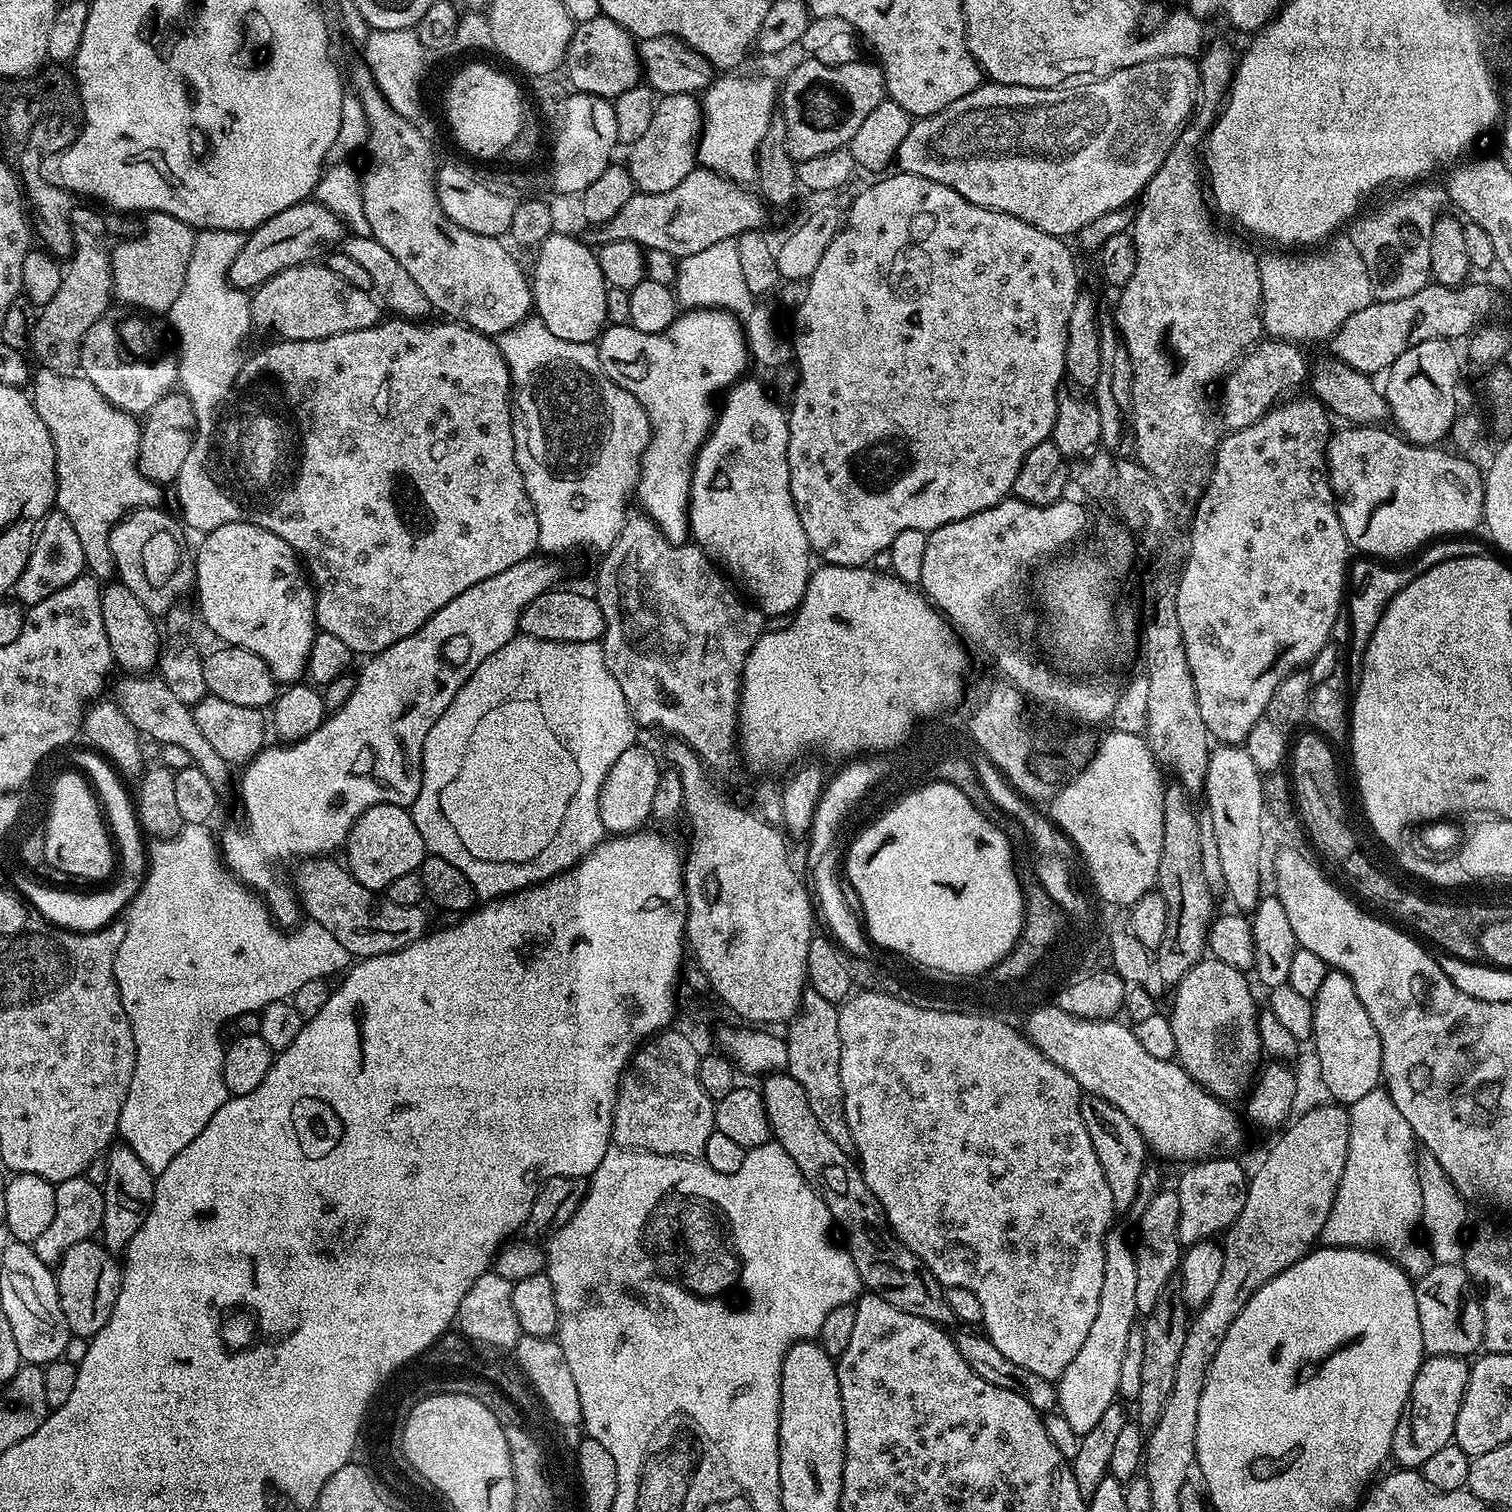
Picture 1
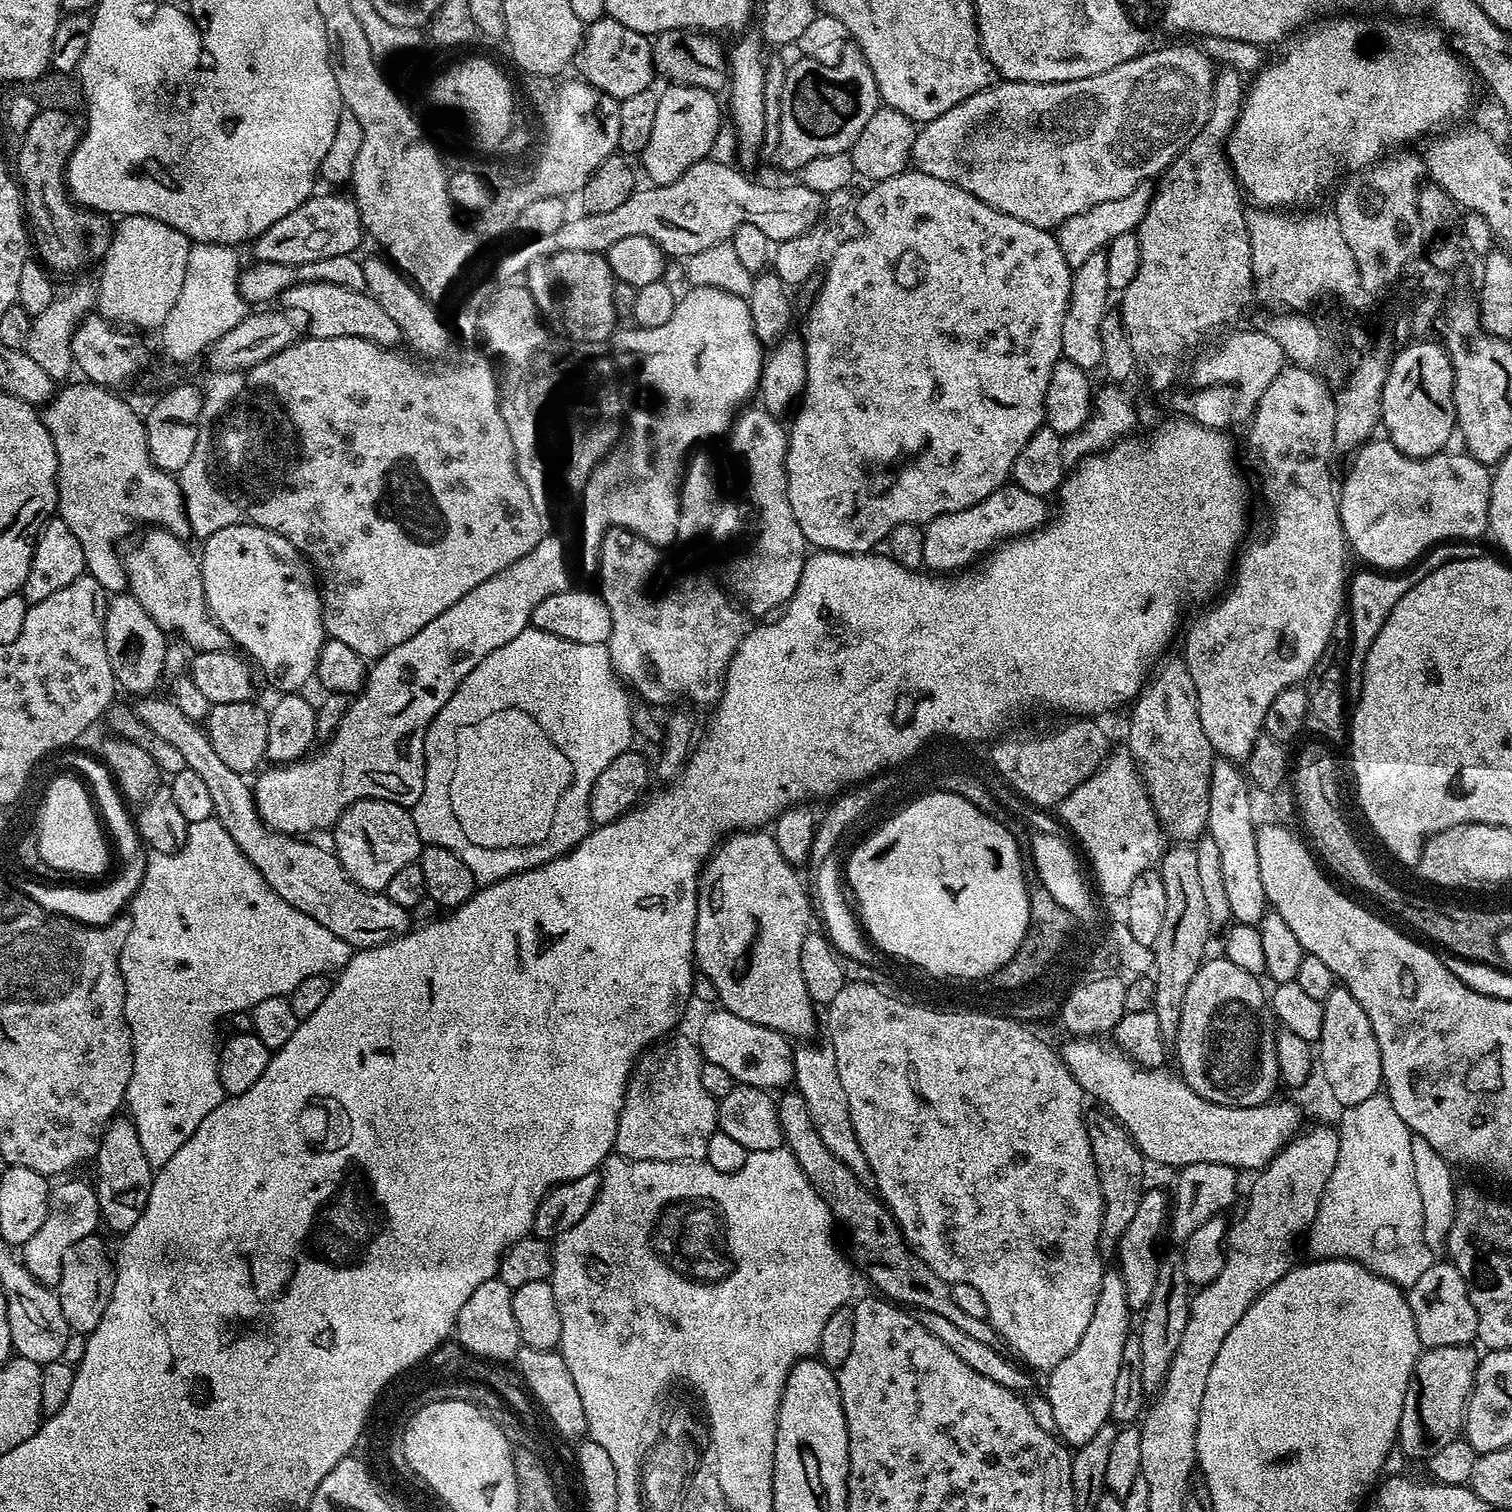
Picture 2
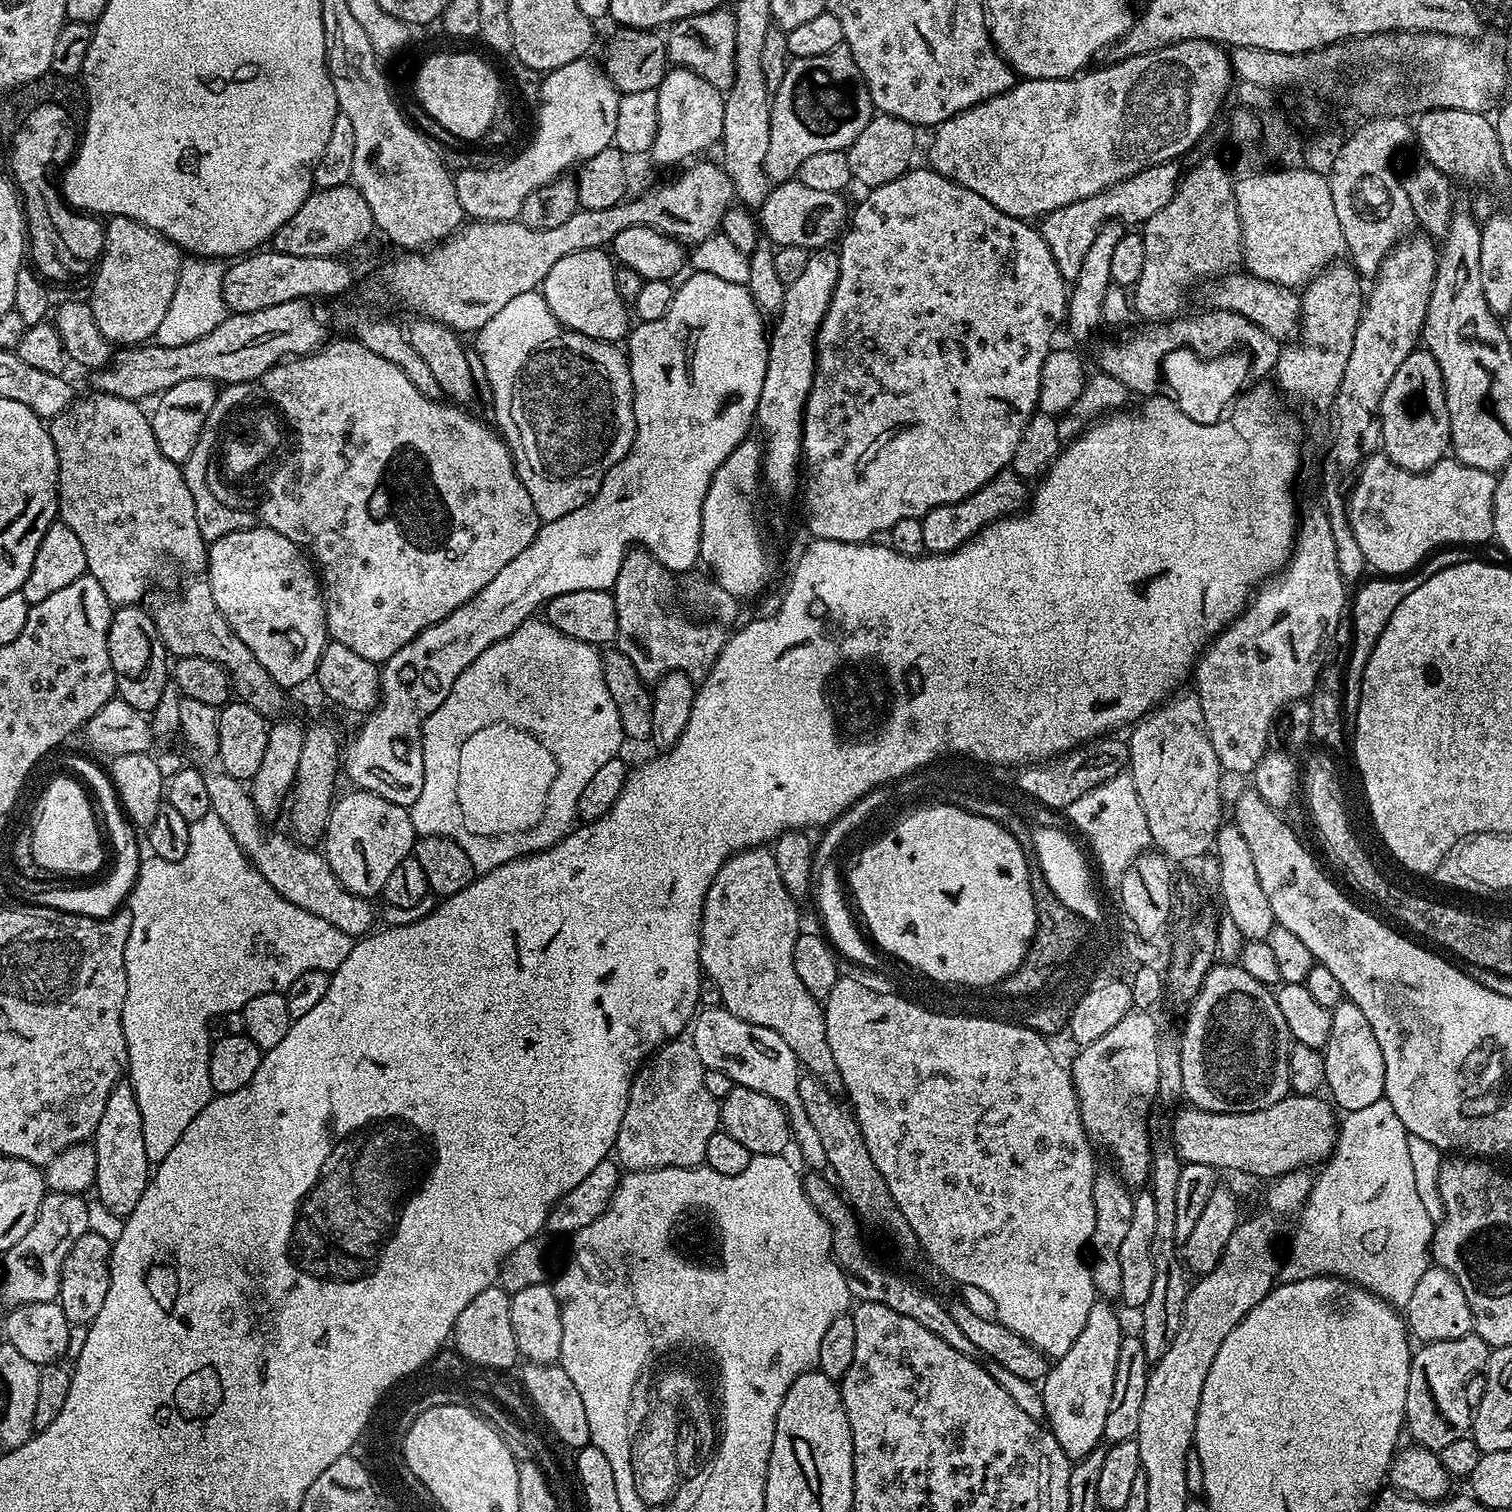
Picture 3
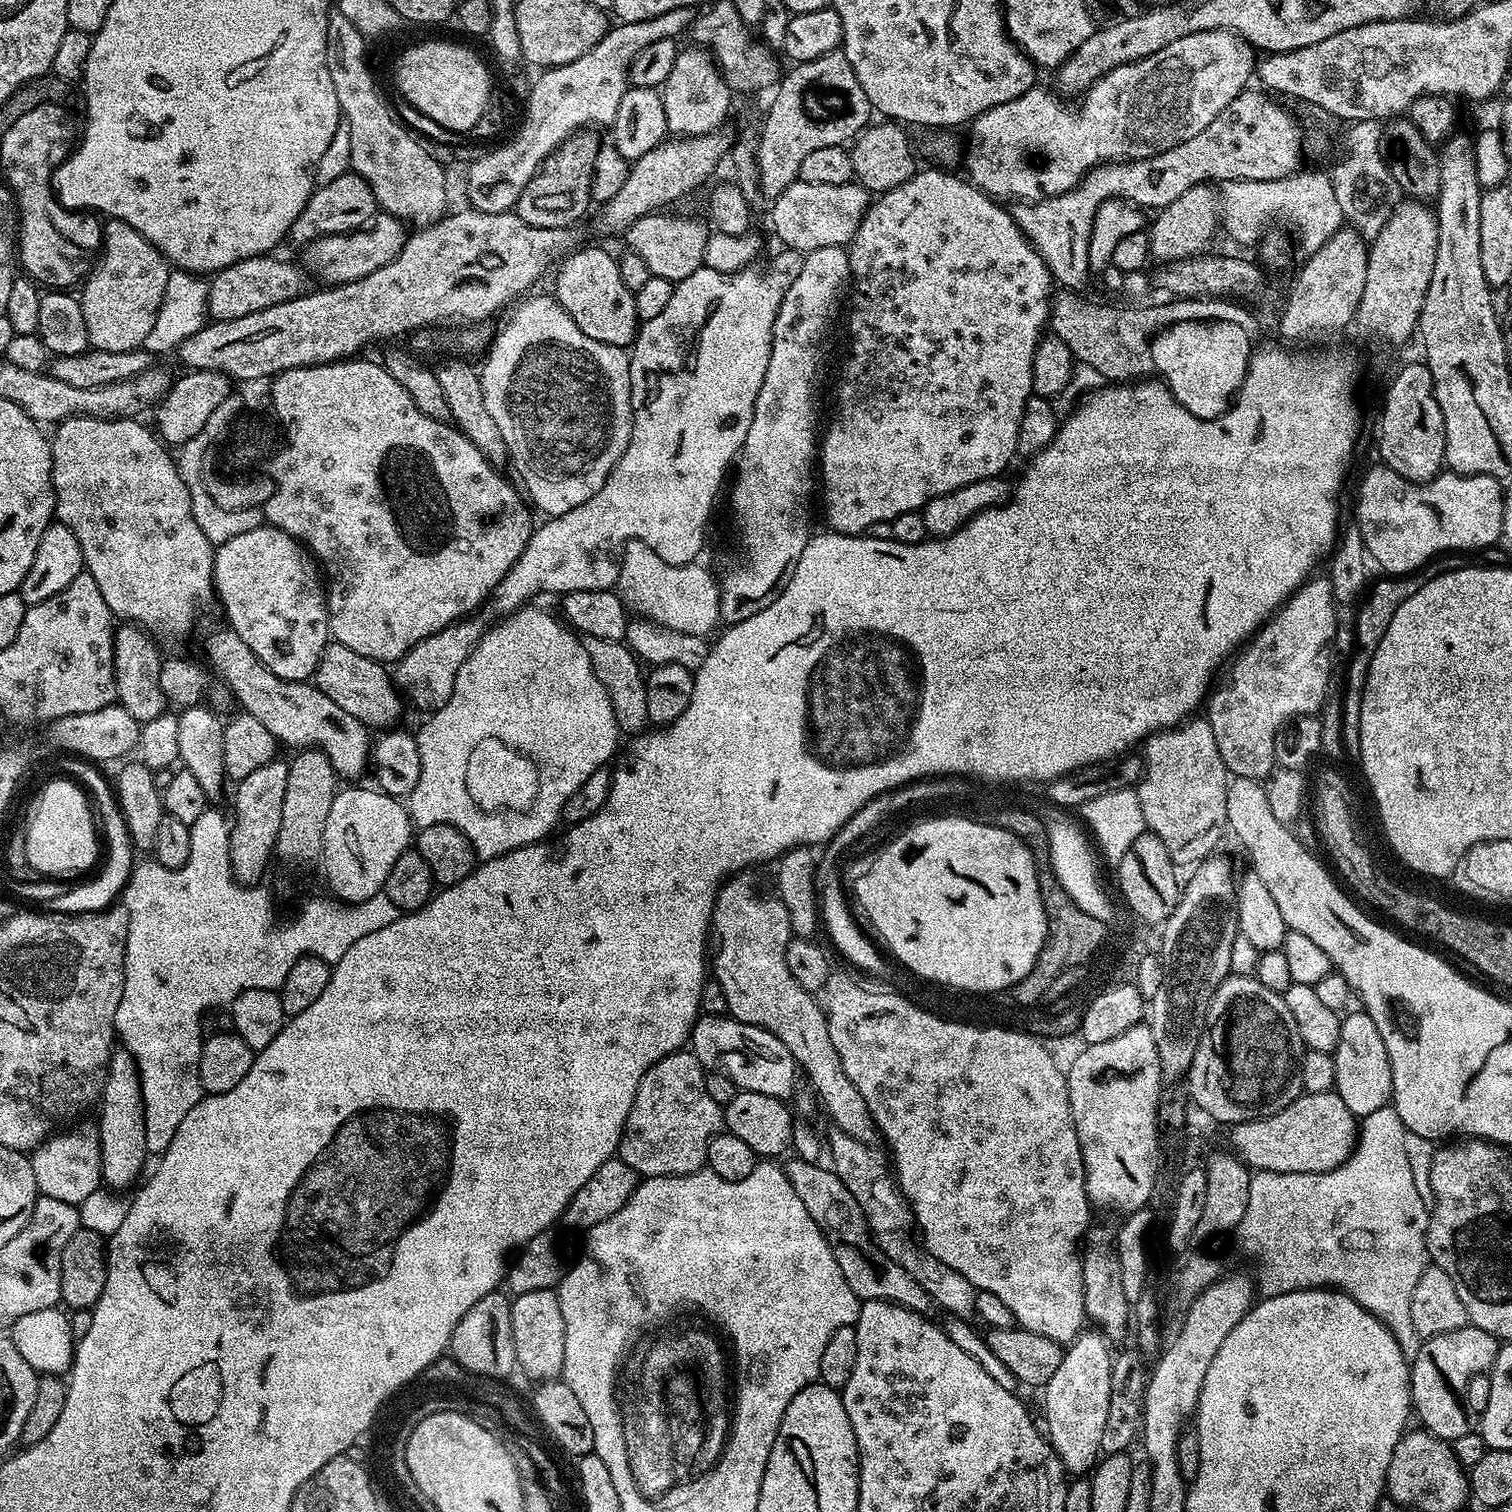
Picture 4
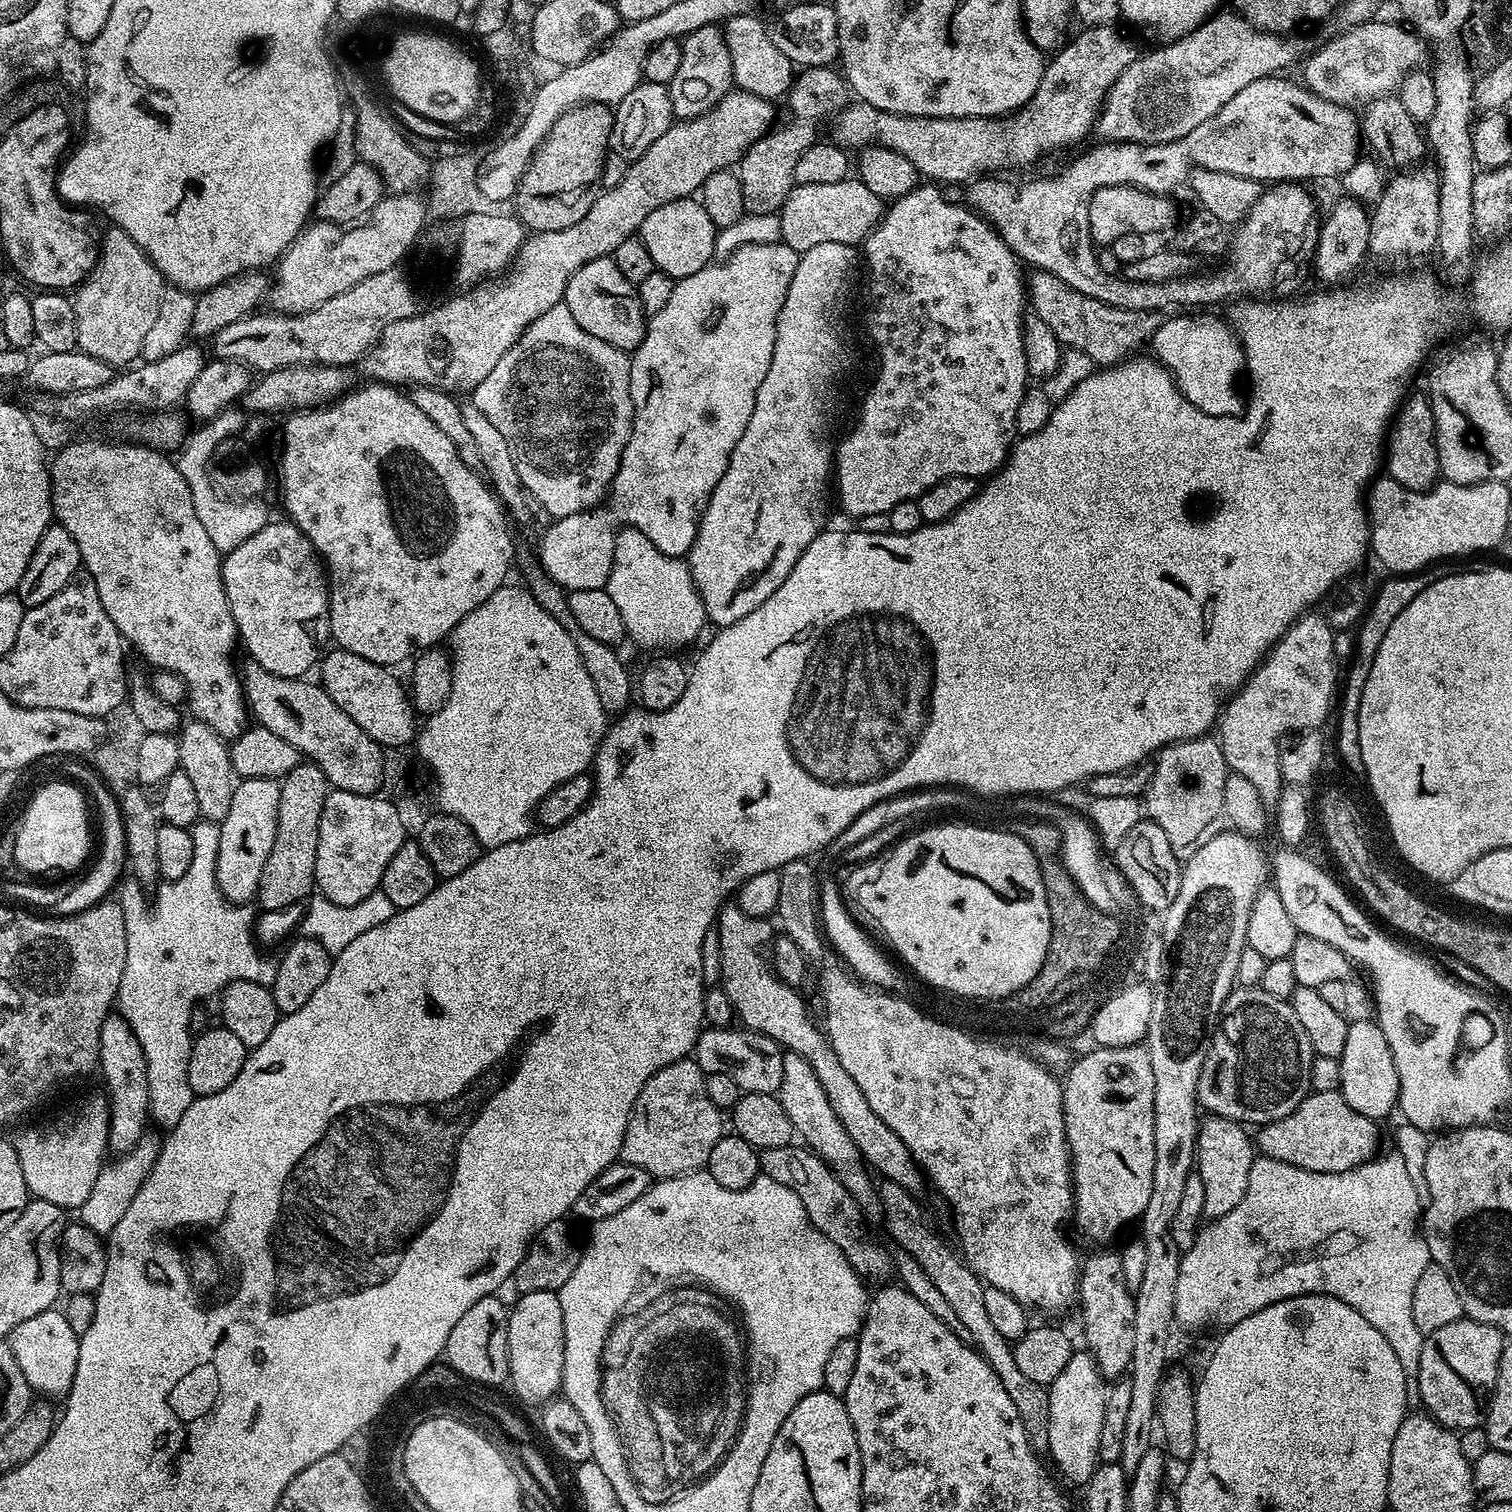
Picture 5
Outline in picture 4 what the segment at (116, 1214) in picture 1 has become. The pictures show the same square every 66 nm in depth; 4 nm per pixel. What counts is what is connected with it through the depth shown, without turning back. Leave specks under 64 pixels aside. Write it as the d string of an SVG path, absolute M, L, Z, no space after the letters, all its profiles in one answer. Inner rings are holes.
M113 1051L108 1063L108 1073L104 1079L104 1088L100 1091L99 1108L98 1135L103 1183L112 1190L121 1190L120 1188L126 1187L127 1184L135 1185L141 1179L140 1171L144 1168L144 1159L149 1159L150 1153L146 1146L146 1118L142 1102L140 1071L131 1052Z

